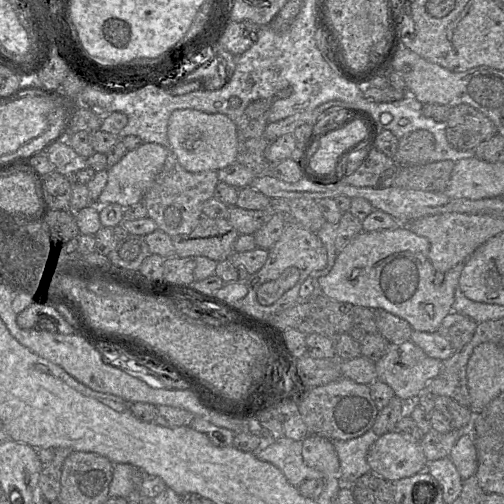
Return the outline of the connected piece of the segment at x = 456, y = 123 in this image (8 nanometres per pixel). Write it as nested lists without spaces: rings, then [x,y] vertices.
[[[467,104],[451,107],[451,114],[446,121],[446,138],[454,149],[475,150],[495,134],[497,128],[494,123],[477,109]]]

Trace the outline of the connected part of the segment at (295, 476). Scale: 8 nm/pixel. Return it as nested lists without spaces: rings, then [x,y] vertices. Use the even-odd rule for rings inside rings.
[[[283,437],[276,441],[269,441],[252,452],[262,461],[277,467],[294,487],[303,481],[322,479],[323,474],[307,466],[302,458],[302,441],[294,441]]]

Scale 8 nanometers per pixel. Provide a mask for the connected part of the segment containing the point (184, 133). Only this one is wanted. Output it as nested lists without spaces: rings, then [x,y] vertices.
[[[177,109],[169,118],[167,136],[169,153],[172,152],[180,165],[189,172],[218,171],[236,162],[238,152],[236,125],[225,114],[206,113],[195,109]]]

